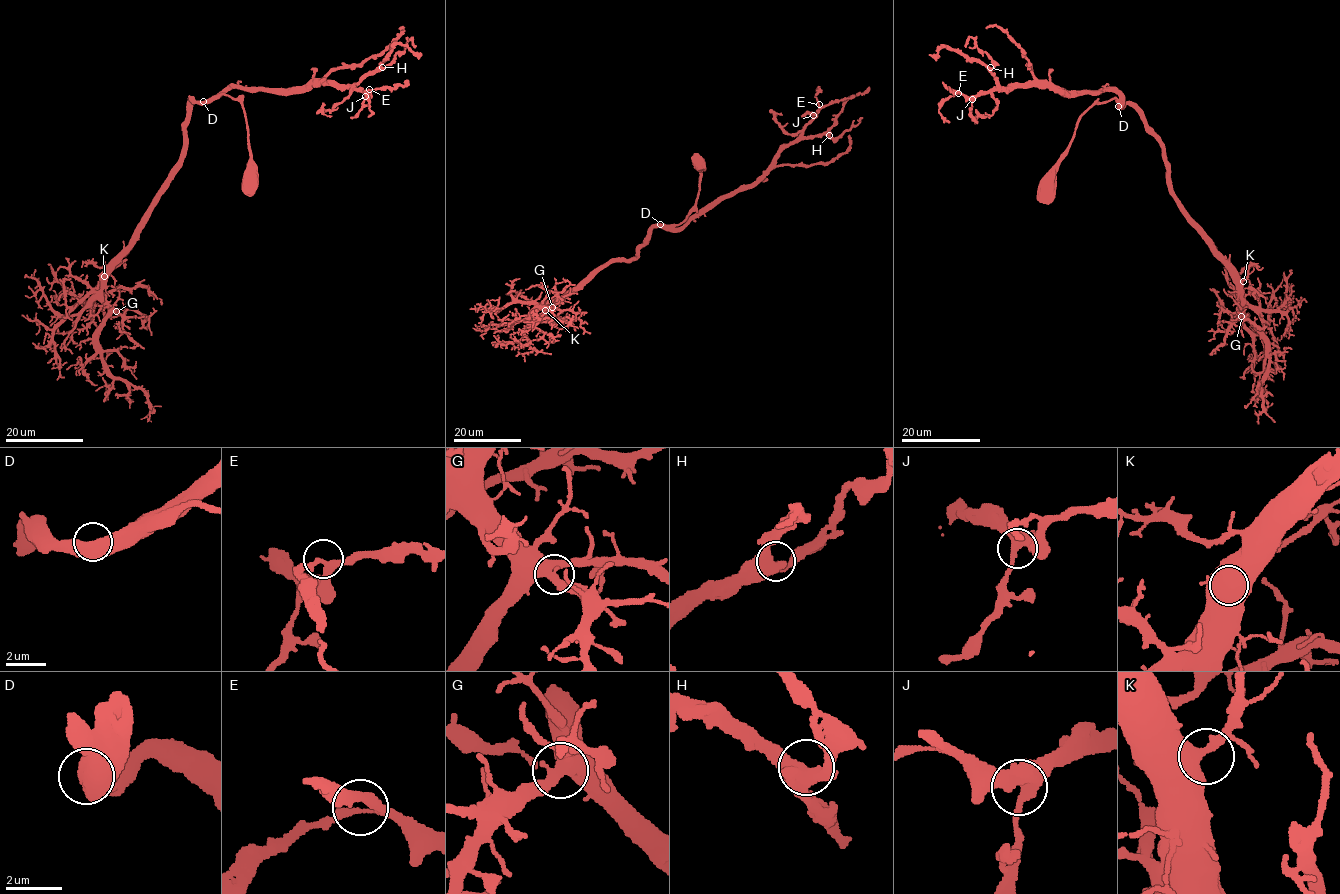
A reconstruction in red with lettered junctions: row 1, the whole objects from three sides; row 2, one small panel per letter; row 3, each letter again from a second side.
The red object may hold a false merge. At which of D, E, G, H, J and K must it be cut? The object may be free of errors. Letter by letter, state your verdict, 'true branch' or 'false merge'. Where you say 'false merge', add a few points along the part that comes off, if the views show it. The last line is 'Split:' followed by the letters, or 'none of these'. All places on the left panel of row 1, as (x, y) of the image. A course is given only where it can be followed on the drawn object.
D: true branch
E: true branch
G: true branch
H: true branch
J: true branch
K: true branch
Split: none of these

